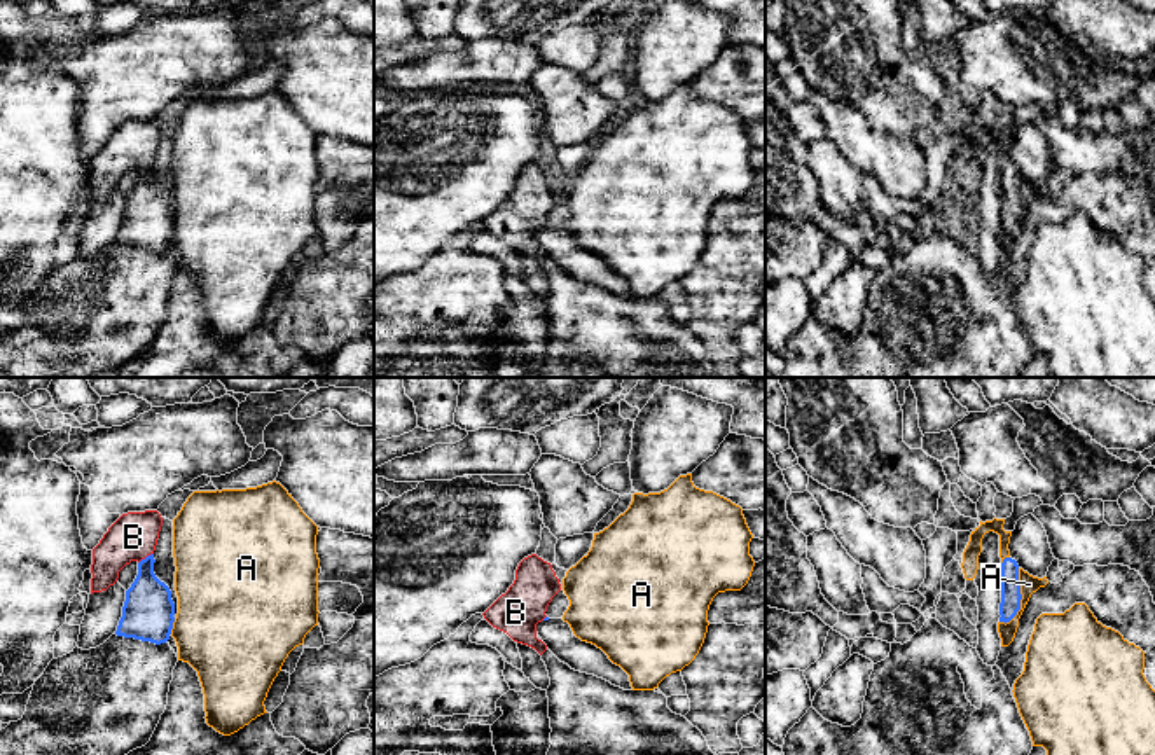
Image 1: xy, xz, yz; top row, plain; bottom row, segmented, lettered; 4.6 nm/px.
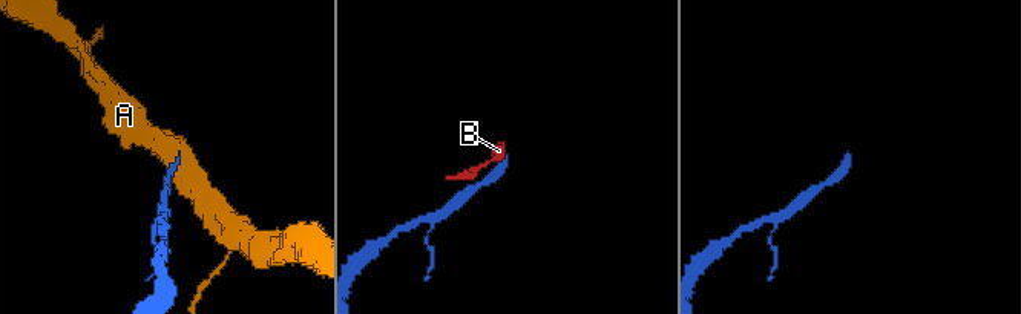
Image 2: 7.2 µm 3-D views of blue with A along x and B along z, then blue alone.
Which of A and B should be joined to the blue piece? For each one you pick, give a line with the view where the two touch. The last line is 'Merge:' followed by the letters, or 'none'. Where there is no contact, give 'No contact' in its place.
Merge: none

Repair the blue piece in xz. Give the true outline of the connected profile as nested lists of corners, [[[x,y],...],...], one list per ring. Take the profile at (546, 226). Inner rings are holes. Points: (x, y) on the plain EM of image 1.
[[[545,225],[536,232],[536,241],[547,257],[571,278],[594,283],[624,299],[633,299],[629,283],[592,252],[577,246],[563,227]]]

